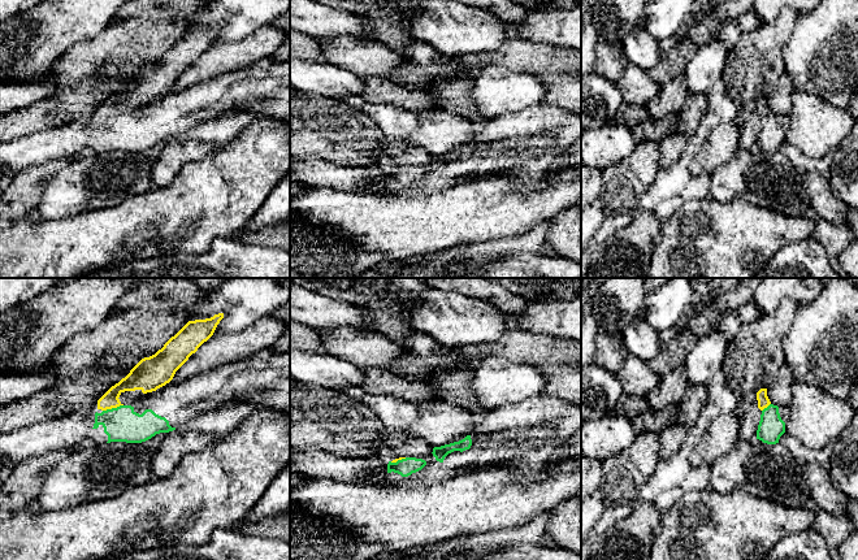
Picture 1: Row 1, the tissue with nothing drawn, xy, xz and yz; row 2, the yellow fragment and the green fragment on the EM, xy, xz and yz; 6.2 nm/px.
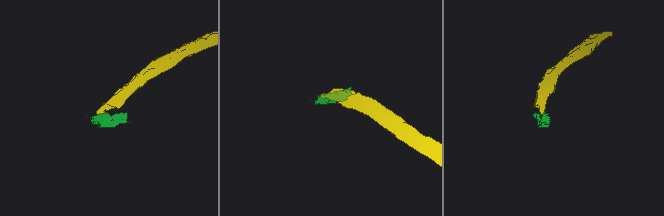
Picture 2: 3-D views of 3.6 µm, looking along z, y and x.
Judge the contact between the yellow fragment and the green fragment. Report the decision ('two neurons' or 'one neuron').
two neurons

